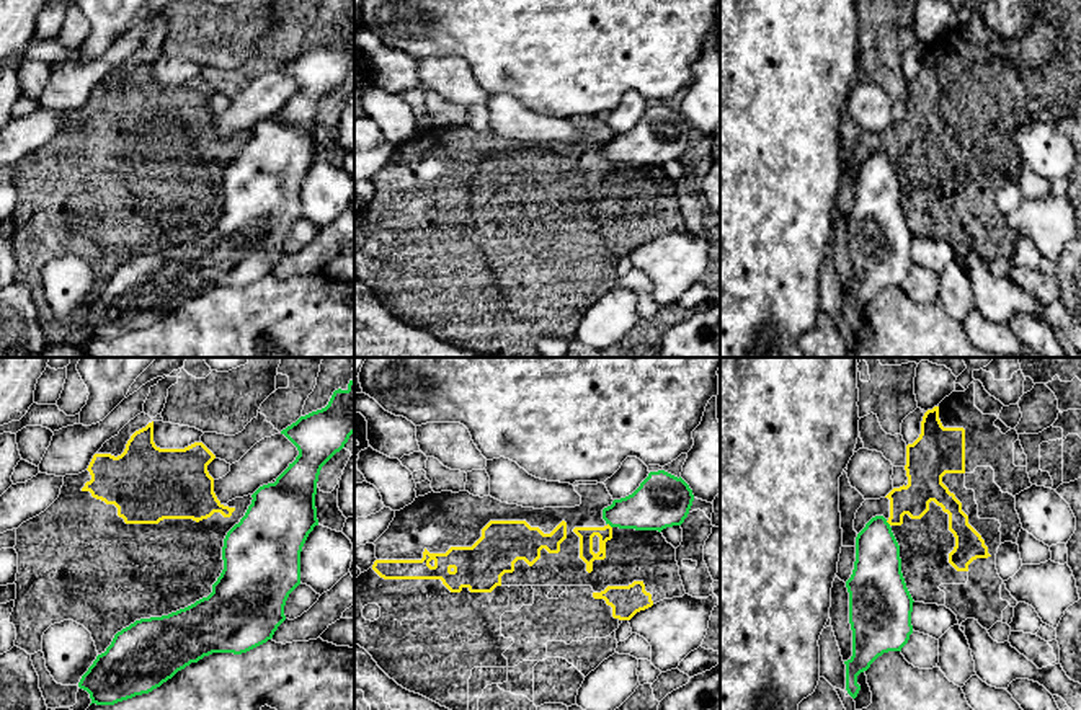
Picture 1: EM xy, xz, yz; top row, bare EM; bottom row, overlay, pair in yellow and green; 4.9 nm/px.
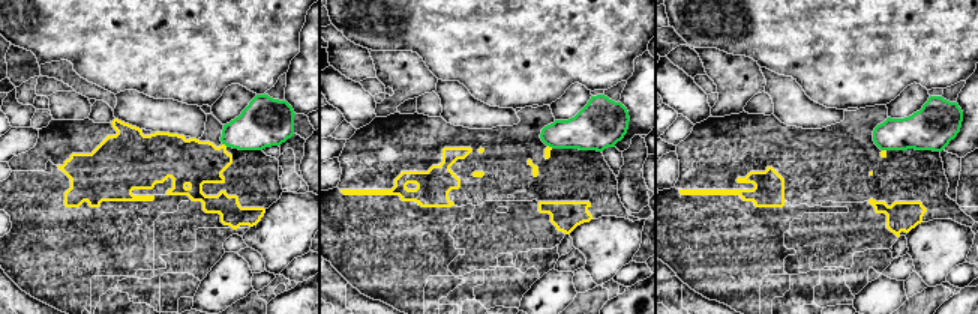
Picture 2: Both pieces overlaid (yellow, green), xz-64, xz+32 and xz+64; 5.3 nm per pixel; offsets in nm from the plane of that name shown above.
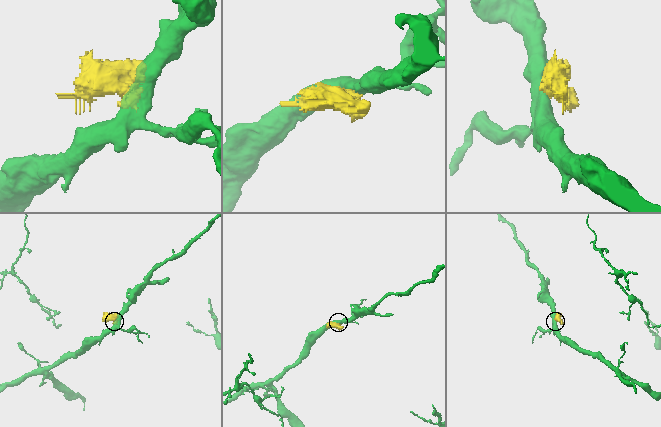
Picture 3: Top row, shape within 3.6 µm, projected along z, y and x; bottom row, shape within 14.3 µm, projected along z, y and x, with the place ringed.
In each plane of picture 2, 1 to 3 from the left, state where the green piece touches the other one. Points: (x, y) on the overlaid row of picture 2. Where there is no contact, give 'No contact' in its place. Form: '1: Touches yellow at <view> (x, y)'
1: Touches yellow at xz-64 (224, 144)
2: Touches yellow at xz+32 (551, 147)
3: Touches yellow at xz+64 (884, 150)

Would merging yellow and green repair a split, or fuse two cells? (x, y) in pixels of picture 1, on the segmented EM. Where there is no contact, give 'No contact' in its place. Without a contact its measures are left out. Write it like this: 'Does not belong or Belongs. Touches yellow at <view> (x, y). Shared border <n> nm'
Does not belong. Touches yellow at xz (609, 526). Shared border 40 nm

